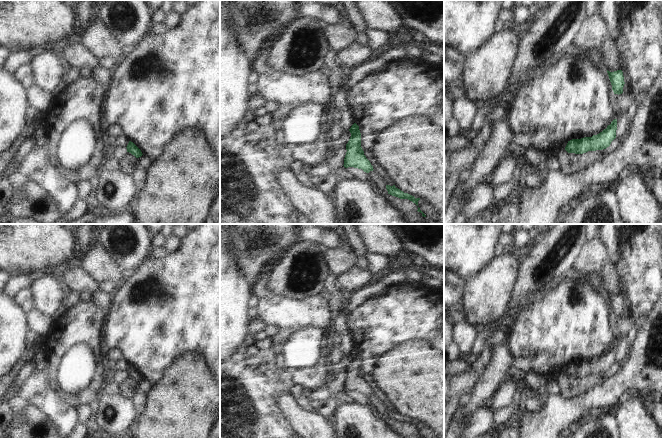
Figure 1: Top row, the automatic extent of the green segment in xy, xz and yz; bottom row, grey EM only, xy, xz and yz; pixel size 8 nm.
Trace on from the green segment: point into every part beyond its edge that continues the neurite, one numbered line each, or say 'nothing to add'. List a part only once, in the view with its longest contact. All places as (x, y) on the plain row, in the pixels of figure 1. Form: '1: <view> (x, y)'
1: xz (424, 431)

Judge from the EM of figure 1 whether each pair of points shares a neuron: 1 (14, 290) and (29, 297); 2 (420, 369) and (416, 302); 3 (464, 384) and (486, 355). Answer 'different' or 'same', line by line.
1: different
2: different
3: same

